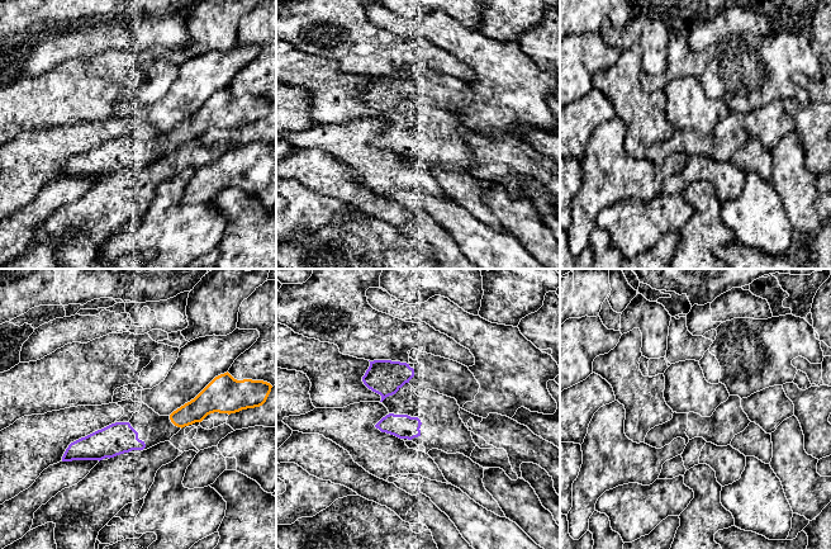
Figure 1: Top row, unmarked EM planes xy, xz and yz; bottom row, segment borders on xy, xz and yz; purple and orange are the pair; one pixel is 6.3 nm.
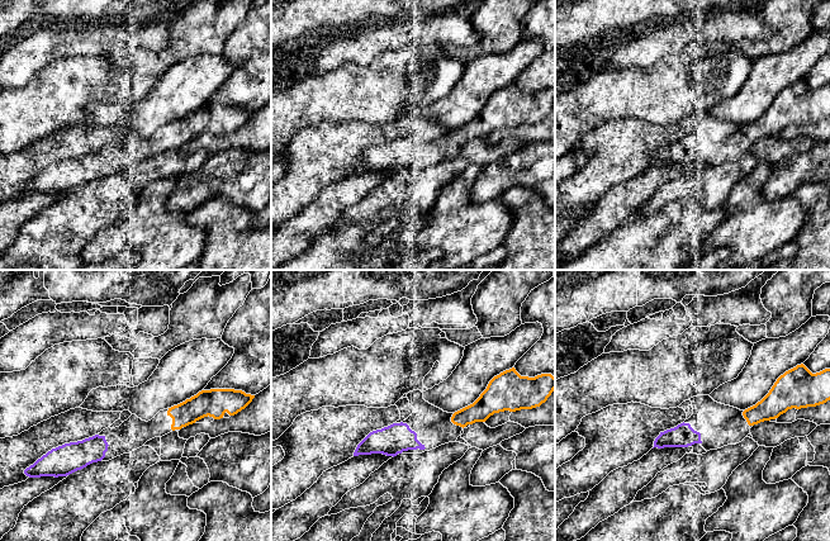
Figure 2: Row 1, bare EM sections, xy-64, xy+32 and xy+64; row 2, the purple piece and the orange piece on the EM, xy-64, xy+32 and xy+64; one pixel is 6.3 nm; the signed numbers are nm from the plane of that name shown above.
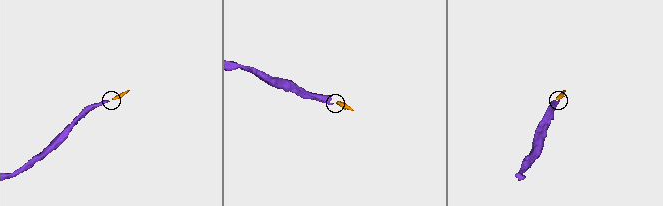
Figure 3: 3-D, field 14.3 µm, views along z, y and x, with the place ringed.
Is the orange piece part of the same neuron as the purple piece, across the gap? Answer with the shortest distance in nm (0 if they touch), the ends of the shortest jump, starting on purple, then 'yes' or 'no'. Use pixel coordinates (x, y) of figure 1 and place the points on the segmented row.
gap 220 nm; span xy (143, 441), (171, 421); yes

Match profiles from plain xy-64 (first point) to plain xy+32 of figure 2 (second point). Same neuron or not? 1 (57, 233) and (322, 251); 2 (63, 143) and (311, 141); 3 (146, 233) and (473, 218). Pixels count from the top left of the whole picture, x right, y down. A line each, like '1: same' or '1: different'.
1: different
2: same
3: same

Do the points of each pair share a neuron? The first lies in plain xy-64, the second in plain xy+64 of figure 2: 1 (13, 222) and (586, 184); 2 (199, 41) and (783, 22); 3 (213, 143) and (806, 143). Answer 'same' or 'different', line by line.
1: different
2: same
3: different

